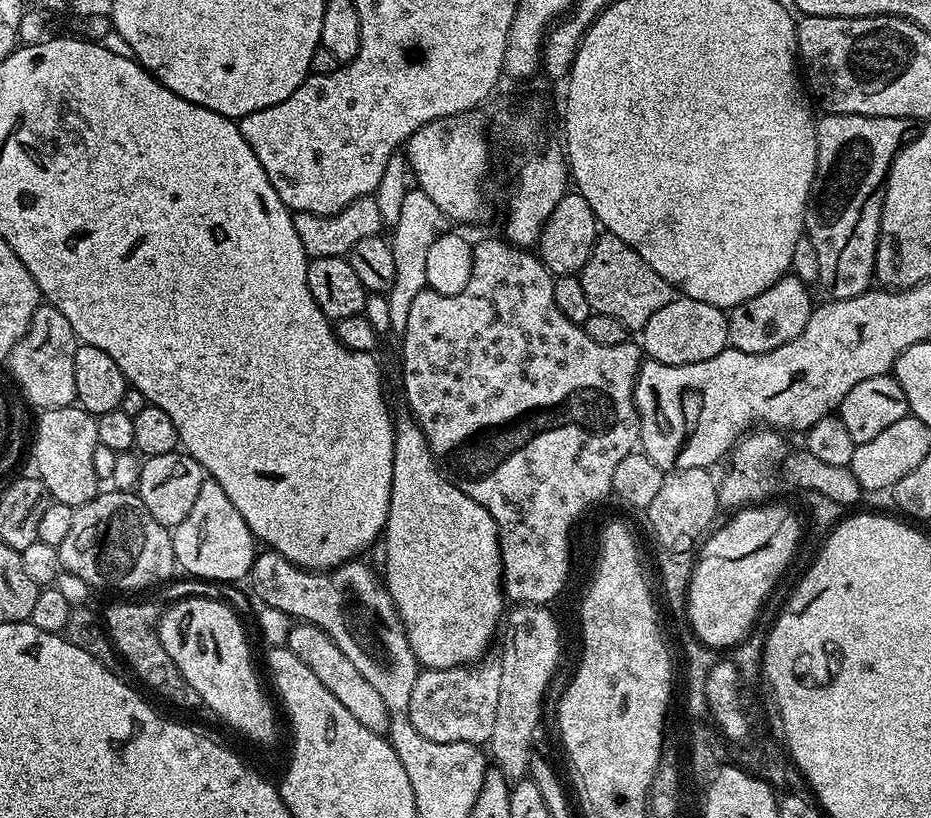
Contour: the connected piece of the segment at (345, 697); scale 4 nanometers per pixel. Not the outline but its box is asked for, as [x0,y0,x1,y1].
[286,622,390,733]

